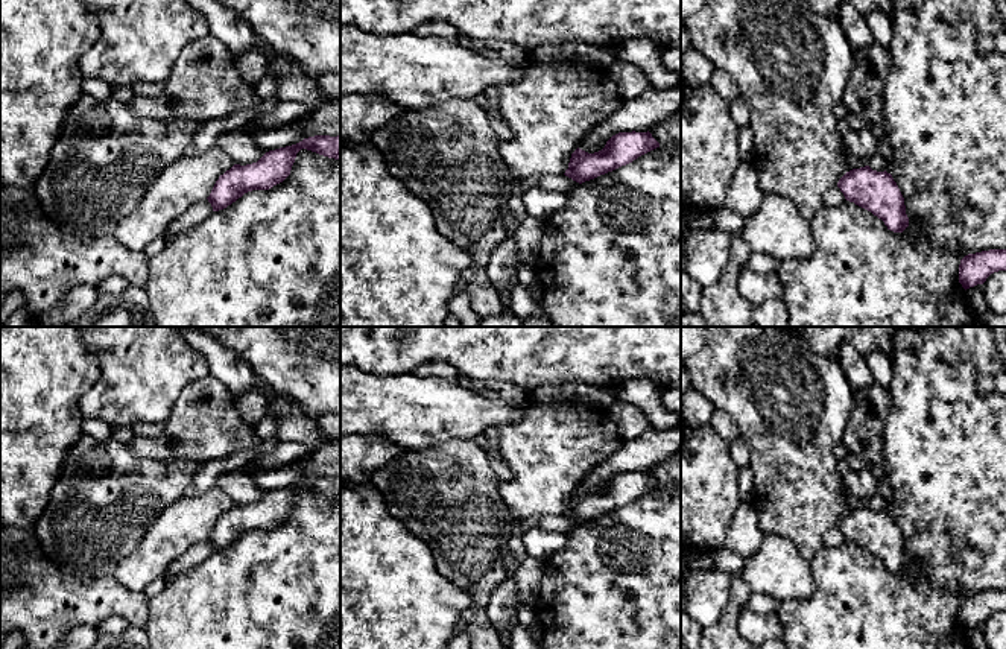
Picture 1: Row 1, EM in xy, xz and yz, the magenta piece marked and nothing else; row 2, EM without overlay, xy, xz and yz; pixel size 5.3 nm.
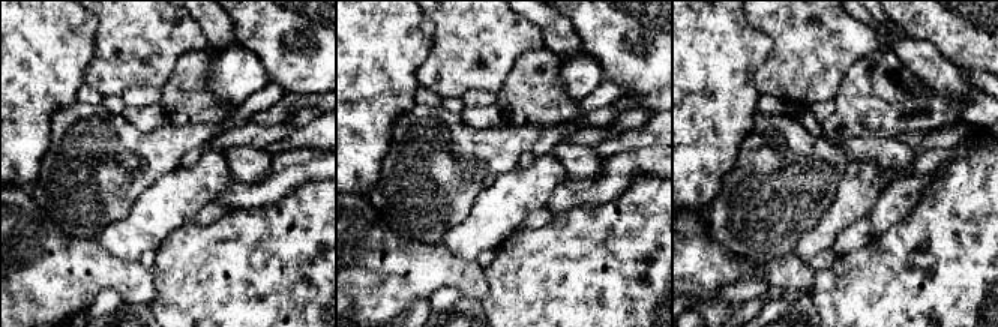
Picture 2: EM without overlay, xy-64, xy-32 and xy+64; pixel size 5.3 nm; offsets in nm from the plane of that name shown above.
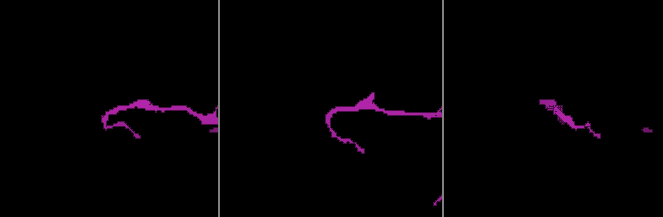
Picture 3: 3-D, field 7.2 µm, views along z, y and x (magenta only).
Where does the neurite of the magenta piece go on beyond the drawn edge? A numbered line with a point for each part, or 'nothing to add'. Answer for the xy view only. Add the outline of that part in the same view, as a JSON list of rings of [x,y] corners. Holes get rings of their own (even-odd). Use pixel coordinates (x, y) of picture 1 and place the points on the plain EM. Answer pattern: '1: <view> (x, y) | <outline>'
nothing to add

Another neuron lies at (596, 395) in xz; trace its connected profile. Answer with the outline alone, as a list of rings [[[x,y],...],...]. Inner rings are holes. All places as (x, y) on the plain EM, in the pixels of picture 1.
[[[543,385],[530,391],[530,401],[549,404],[549,403],[584,403],[599,409],[608,409],[618,400],[614,388],[600,385]]]

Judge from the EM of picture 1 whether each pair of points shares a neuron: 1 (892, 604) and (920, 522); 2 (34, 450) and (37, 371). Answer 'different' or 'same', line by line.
1: same
2: same

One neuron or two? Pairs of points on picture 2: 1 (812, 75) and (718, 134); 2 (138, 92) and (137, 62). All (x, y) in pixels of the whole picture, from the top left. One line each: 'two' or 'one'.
1: two
2: two

